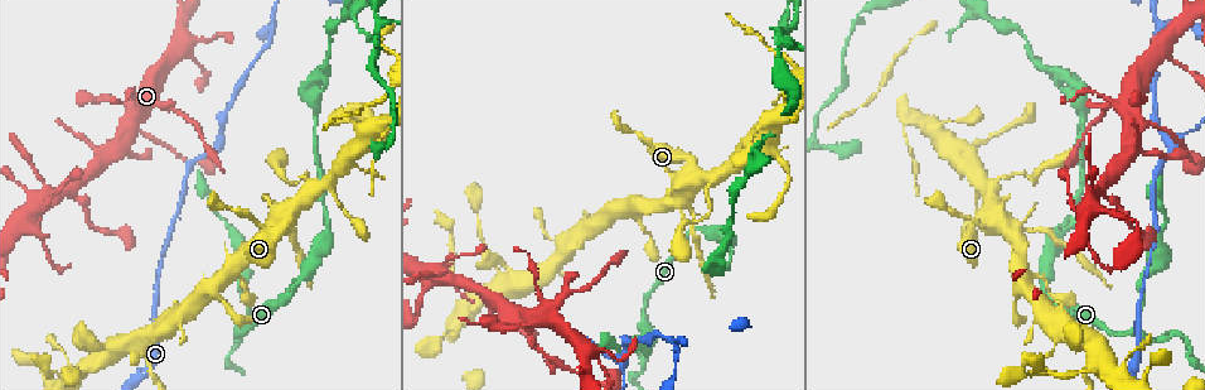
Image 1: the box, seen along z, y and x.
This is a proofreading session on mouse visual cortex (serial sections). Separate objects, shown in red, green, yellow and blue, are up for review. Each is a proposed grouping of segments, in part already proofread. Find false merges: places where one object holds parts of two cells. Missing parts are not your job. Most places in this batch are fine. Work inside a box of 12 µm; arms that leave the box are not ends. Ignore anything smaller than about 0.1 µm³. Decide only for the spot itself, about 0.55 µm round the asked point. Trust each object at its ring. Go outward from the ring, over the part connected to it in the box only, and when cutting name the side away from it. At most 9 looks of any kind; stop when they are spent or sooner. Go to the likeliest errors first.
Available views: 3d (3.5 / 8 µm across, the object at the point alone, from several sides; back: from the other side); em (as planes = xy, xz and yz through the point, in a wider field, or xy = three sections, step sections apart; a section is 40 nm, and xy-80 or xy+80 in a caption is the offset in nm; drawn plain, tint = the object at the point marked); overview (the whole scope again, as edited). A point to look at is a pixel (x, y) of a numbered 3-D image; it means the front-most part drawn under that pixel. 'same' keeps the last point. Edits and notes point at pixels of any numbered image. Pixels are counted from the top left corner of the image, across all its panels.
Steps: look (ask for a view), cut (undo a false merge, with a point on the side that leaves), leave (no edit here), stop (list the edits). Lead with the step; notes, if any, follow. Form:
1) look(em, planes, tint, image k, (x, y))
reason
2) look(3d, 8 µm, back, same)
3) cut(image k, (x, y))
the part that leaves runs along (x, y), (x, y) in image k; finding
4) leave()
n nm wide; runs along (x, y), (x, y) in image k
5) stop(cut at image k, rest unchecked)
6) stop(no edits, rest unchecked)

look(3d, 3.5 µm, image 1, (236, 330))
three-way junction

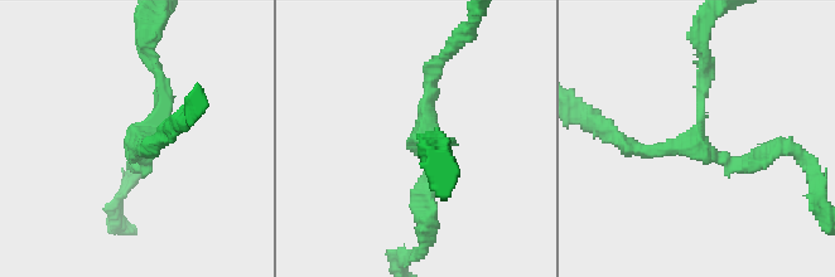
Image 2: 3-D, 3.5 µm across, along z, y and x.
look(em, planes, tint, image 2, (140, 137))
3 arms; arms of 150, 150, 200 nm; need the tissue

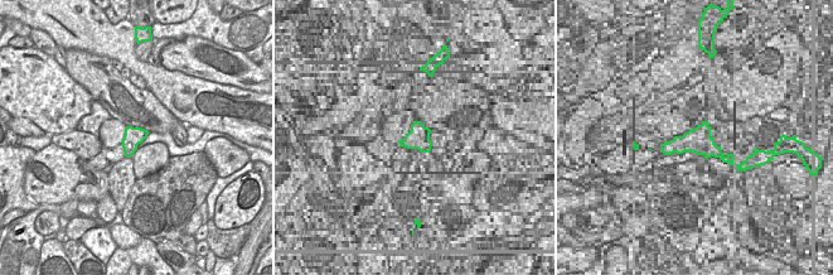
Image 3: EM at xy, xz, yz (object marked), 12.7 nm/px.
leave()
240 nm wide; runs along (619, 139), (632, 150), (694, 139), (706, 61) in image 2; one cell here

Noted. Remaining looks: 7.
look(3d, 8 µm, image 1, (1170, 143))
three-way junction

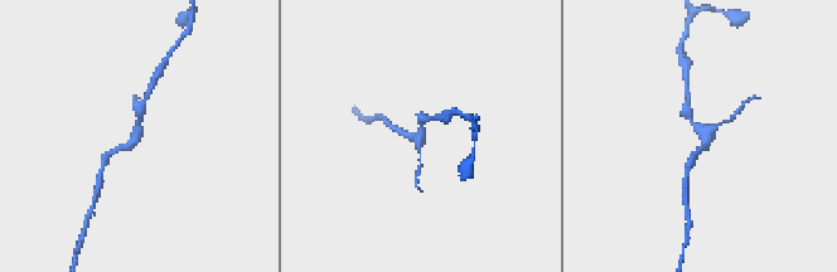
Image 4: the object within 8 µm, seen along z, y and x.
look(em, planes, tint, image 4, (416, 136))
shape alone is not enough

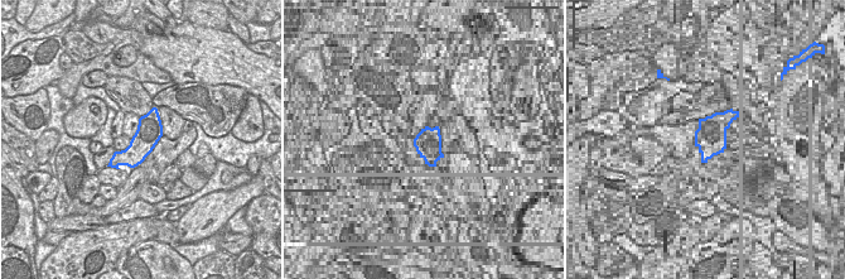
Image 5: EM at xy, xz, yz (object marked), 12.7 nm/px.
leave()
320 nm wide; runs along (109, 155), (135, 139), (143, 107) in image 4; all the same cell

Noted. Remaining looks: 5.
look(3d, 3.5 µm, image 1, (674, 345))
three-way junction

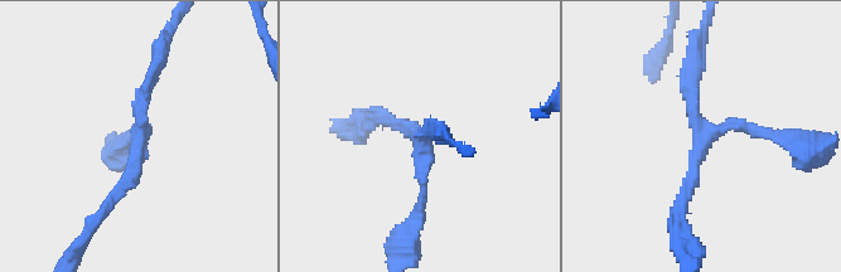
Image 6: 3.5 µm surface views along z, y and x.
look(em, planes, tint, image 6, (138, 139))
3 arms; arms of 150, 150, 200 nm; need the tissue

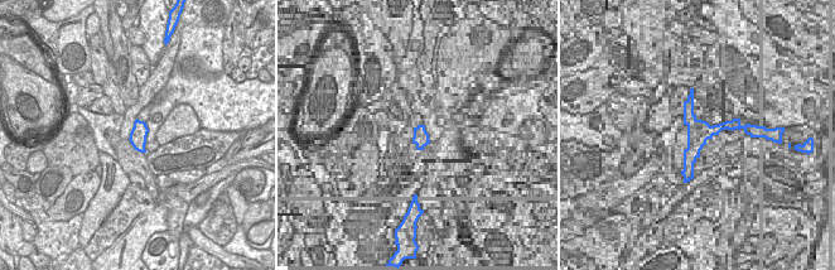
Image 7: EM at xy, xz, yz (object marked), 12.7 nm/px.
leave()
runs along (677, 212), (714, 130), (781, 137) in image 6; continuous, no second cell

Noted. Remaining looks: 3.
look(3d, 3.5 µm, image 1, (713, 175))
thin arm on a thick one

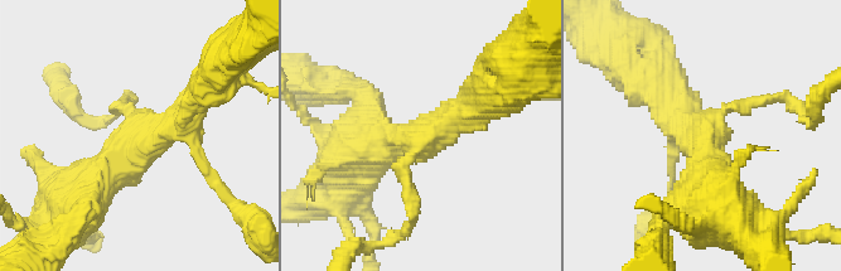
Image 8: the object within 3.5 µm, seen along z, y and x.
leave()
runs along (77, 208), (197, 96) in image 8; one cell here

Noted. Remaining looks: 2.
stop(no edits, rest unchecked)

